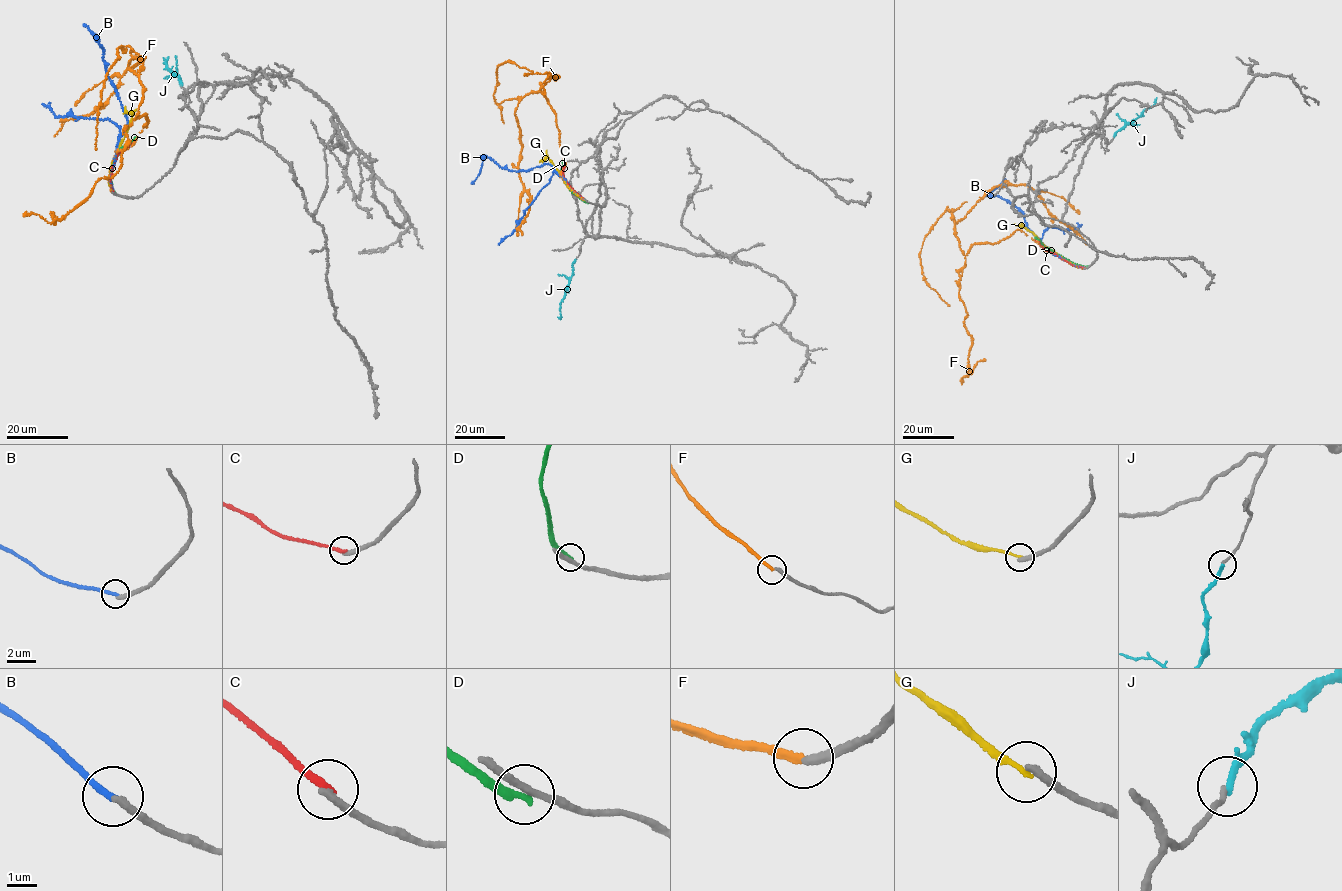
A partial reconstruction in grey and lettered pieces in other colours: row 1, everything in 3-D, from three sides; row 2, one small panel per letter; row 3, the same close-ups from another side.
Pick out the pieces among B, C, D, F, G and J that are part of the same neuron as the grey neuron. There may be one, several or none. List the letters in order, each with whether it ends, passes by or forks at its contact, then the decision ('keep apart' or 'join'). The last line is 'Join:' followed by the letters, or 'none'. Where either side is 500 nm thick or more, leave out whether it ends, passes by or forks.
B: it ends there; keep apart
C: it ends there; keep apart
D: it ends there; keep apart
F: it ends there; keep apart
G: it ends there; keep apart
J: it passes by; keep apart
Join: none

